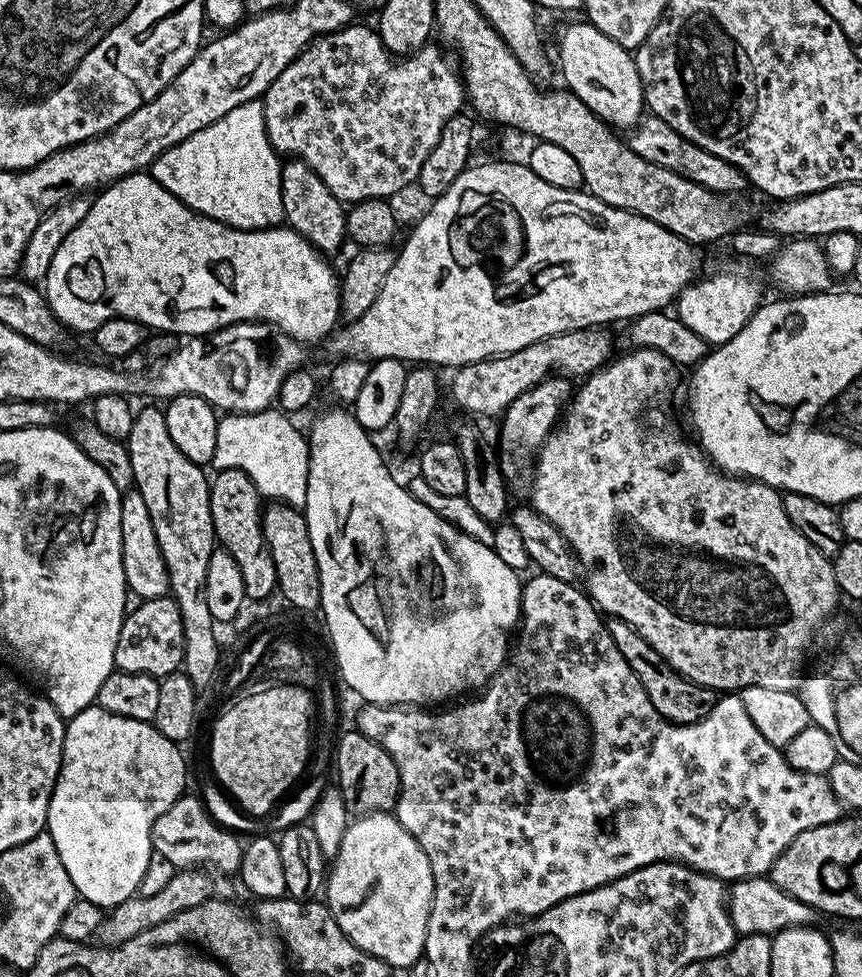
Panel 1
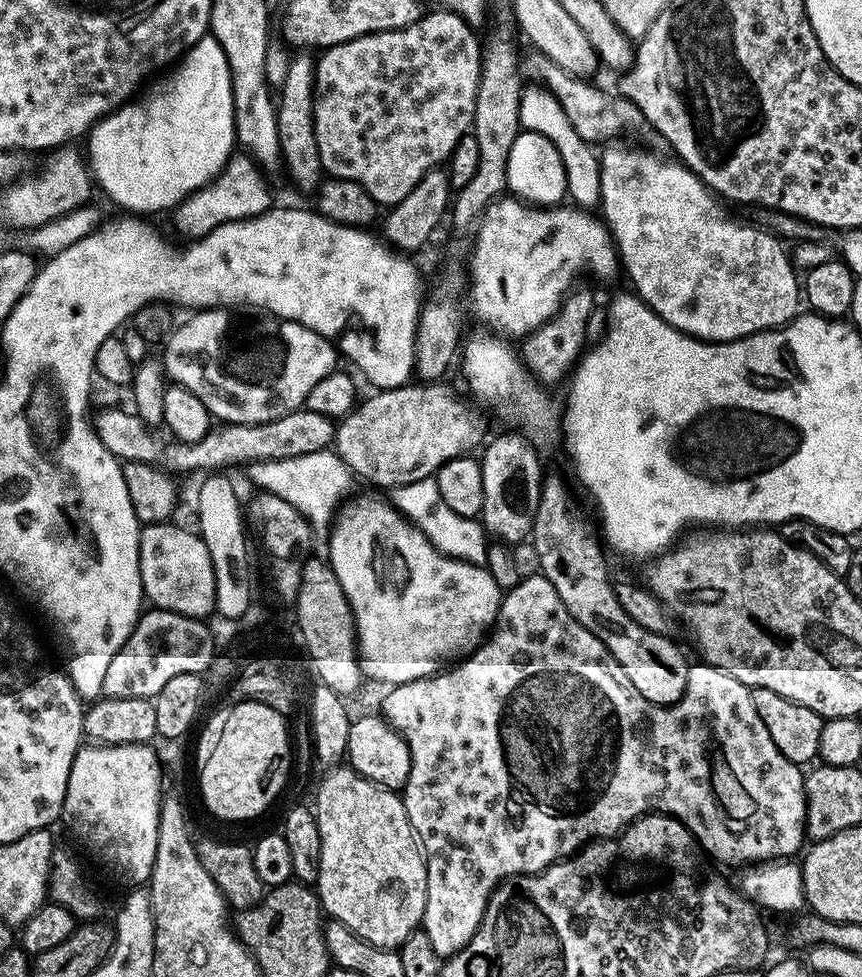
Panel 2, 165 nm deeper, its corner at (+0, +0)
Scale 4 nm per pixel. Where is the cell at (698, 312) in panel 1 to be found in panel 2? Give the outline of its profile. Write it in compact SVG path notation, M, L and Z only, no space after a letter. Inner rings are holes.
M613 143L599 153L602 170L599 207L604 208L602 219L616 241L619 263L623 271L624 268L628 271L635 295L670 326L705 342L741 340L756 332L783 328L795 320L802 308L802 284L786 248L784 252L785 245L755 223L731 220L724 213L725 205L683 163L671 164L652 152L622 145Z

